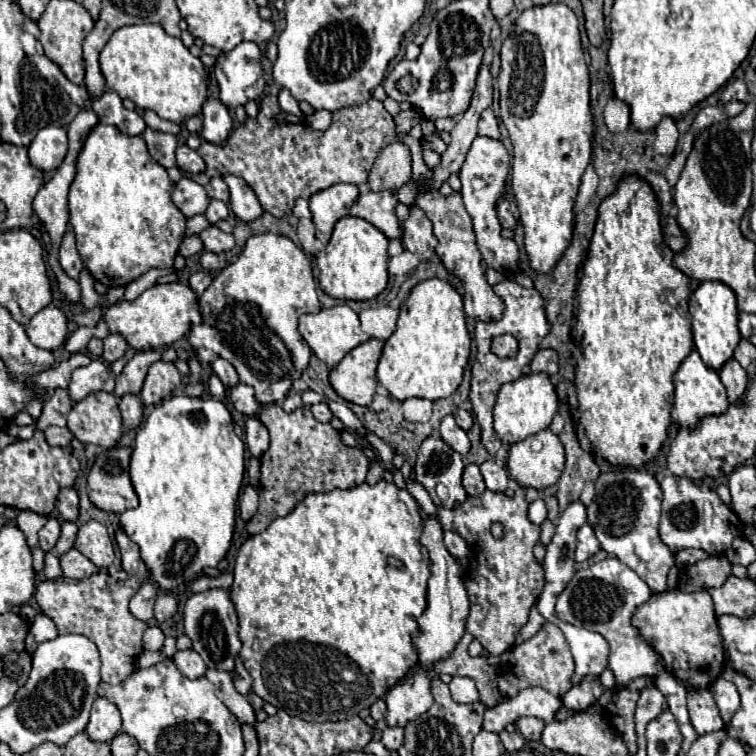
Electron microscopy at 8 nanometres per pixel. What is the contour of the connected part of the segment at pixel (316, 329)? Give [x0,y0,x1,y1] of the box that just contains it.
[299,304,369,368]

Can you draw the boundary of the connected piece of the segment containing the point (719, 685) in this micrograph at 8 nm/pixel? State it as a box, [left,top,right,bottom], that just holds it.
[713,678,739,724]

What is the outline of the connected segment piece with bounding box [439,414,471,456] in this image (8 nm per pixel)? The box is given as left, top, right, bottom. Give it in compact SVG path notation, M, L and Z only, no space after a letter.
M451 414L441 420L439 432L441 432L443 440L445 440L453 450L457 450L461 456L465 456L465 454L469 452L471 442L469 442L469 438L467 438L467 432L461 430L461 428L455 424L455 418L453 418Z

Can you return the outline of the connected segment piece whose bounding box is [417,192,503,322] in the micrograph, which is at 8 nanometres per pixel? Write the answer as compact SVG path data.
M425 192L421 198L417 198L417 206L427 214L427 218L433 224L433 234L439 240L435 252L445 264L445 268L453 274L457 274L463 284L465 284L465 314L473 320L489 322L489 320L499 320L503 316L503 302L501 298L493 292L493 288L485 280L485 270L481 262L481 252L475 244L475 232L471 224L471 216L467 214L461 196L455 192L451 196L443 196L439 192Z

